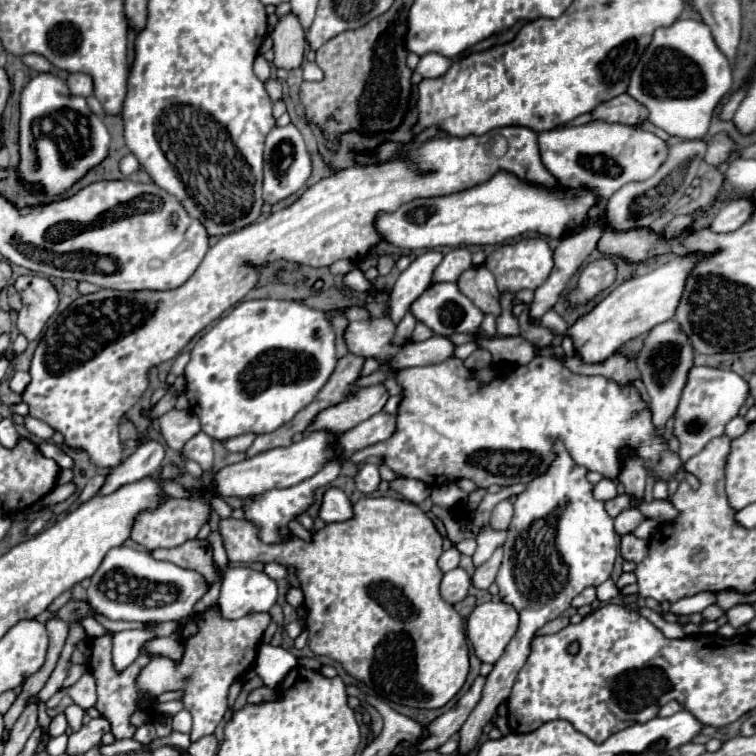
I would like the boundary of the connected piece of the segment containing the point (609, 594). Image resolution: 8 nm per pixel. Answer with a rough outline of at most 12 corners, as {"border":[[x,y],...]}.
{"border":[[611,579],[596,588],[601,603],[609,602],[619,593],[619,588]]}

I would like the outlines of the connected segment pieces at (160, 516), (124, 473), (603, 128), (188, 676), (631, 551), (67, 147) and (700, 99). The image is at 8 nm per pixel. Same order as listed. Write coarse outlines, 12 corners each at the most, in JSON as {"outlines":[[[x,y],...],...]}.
{"outlines":[[[168,498],[142,512],[132,540],[146,550],[194,540],[212,506]],[[140,444],[110,470],[100,494],[154,474],[164,460],[164,446]],[[588,122],[538,134],[546,170],[608,200],[650,178],[668,146]],[[272,618],[192,620],[182,658],[152,656],[138,694],[182,690],[190,738],[212,734]],[[632,534],[622,536],[620,554],[624,560],[642,562],[648,542]],[[22,90],[18,180],[58,196],[108,156],[84,98]],[[698,20],[658,28],[628,94],[702,140],[732,70]]]}

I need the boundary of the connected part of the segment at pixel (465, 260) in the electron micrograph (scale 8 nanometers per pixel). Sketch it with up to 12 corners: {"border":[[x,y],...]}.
{"border":[[454,248],[434,270],[438,282],[454,282],[472,268],[468,248]]}

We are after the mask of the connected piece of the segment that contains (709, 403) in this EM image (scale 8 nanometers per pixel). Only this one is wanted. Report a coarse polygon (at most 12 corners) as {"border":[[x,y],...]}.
{"border":[[694,366],[674,422],[696,456],[750,394],[736,372]]}

